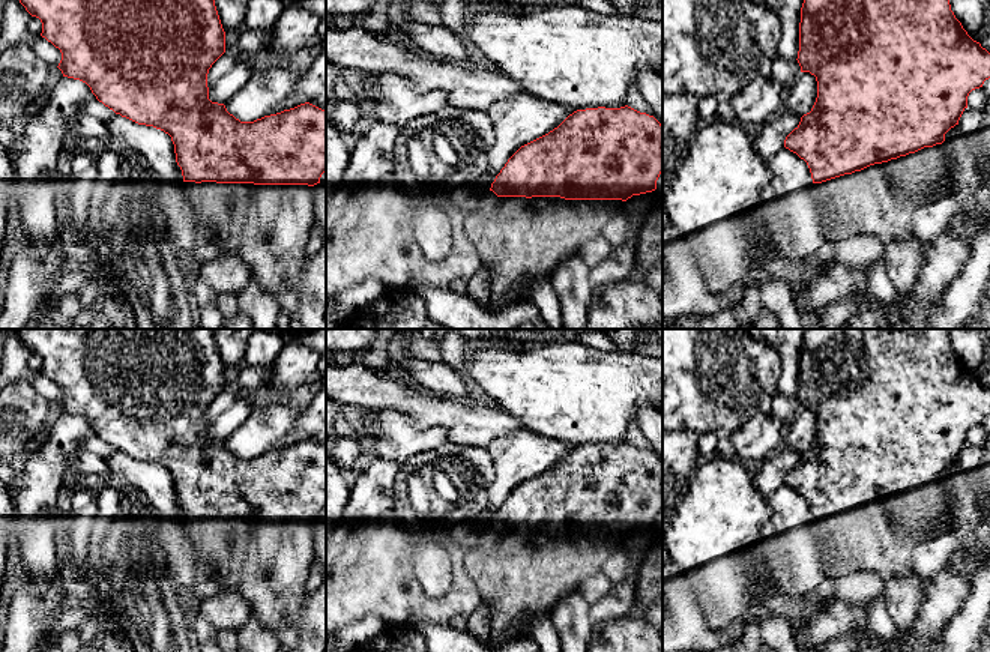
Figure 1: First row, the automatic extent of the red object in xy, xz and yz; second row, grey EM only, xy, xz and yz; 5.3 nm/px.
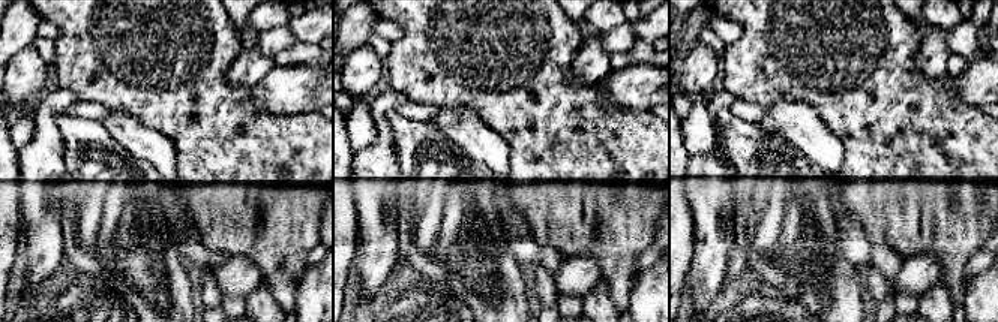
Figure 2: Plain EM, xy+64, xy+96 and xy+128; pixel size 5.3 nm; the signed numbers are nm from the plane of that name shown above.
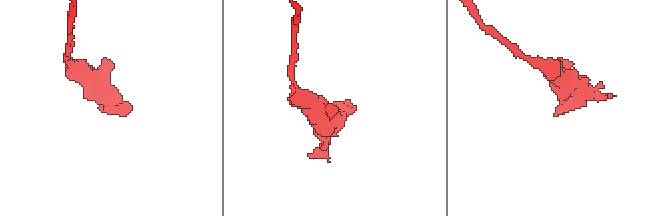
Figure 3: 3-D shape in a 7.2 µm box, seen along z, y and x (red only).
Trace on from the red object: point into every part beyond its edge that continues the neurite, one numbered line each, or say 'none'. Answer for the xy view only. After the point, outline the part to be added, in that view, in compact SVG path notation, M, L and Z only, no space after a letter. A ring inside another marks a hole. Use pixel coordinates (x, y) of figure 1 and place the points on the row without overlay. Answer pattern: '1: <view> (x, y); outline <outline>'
1: xy (268, 562); outline M183 518L186 532L212 565L224 589L234 587L249 602L252 616L270 626L281 646L294 649L297 622L308 592L305 581L314 563L314 523Z

